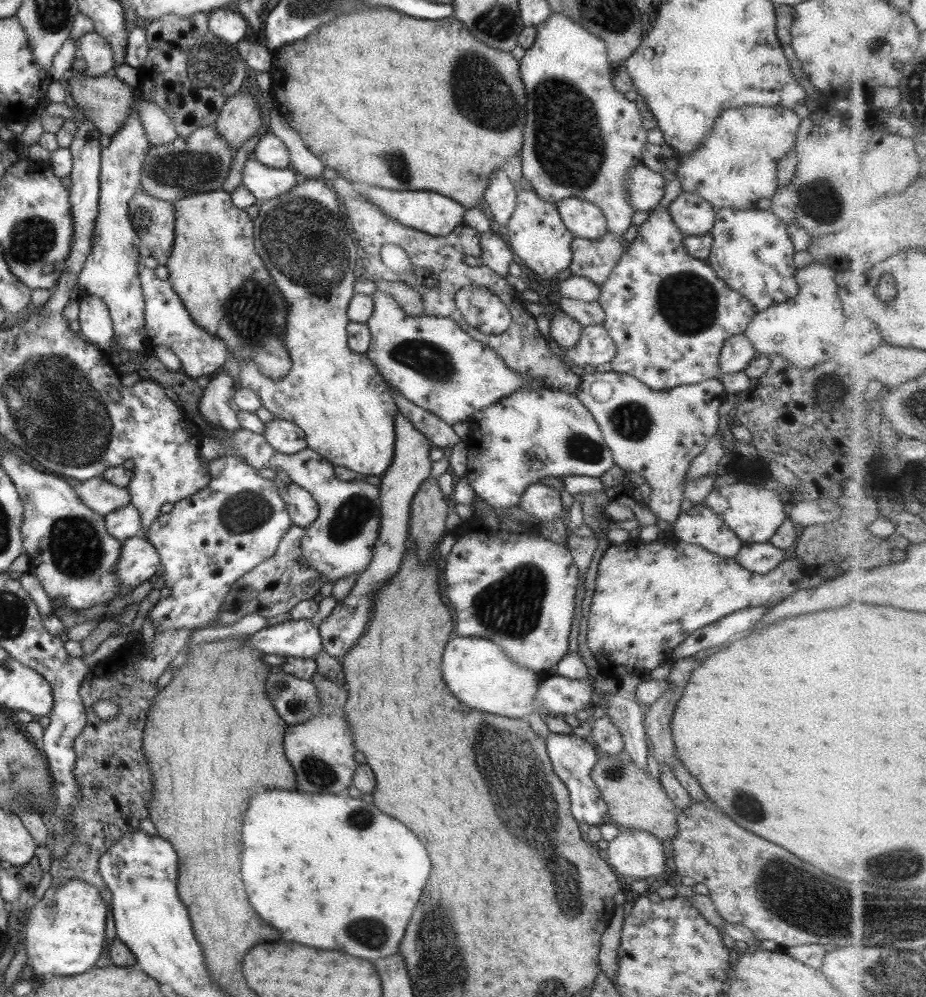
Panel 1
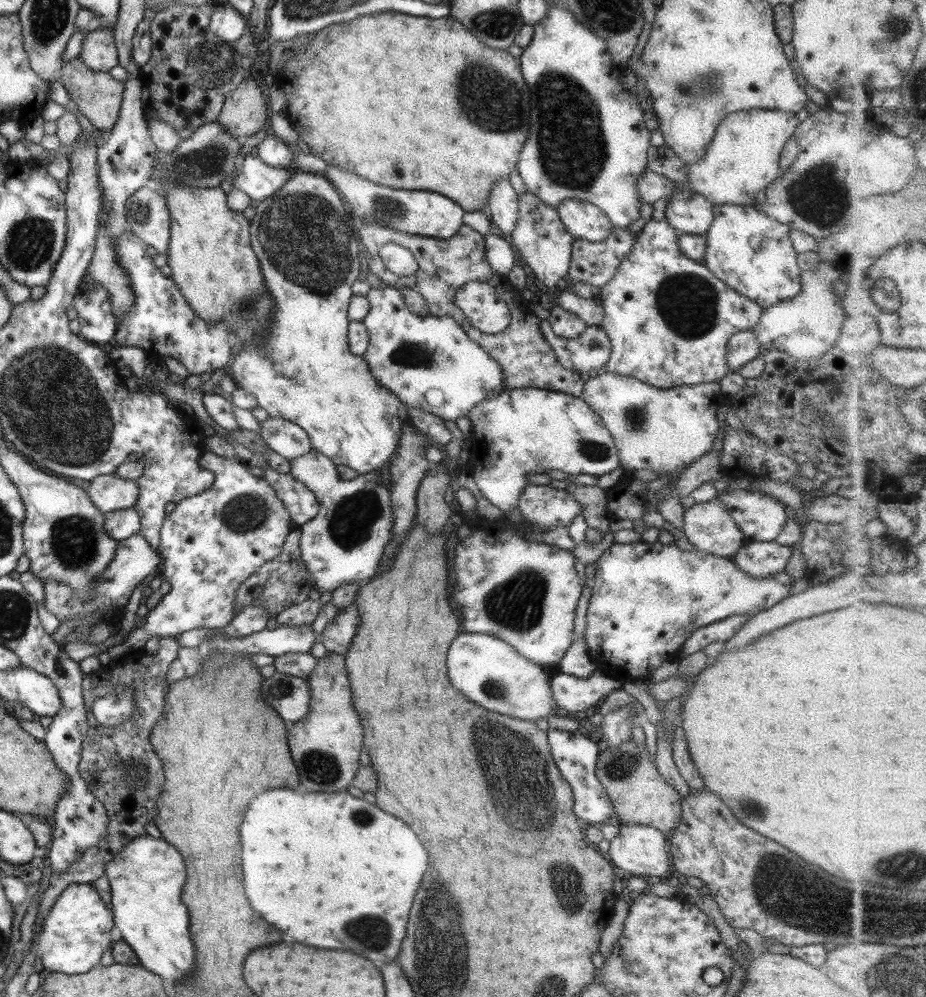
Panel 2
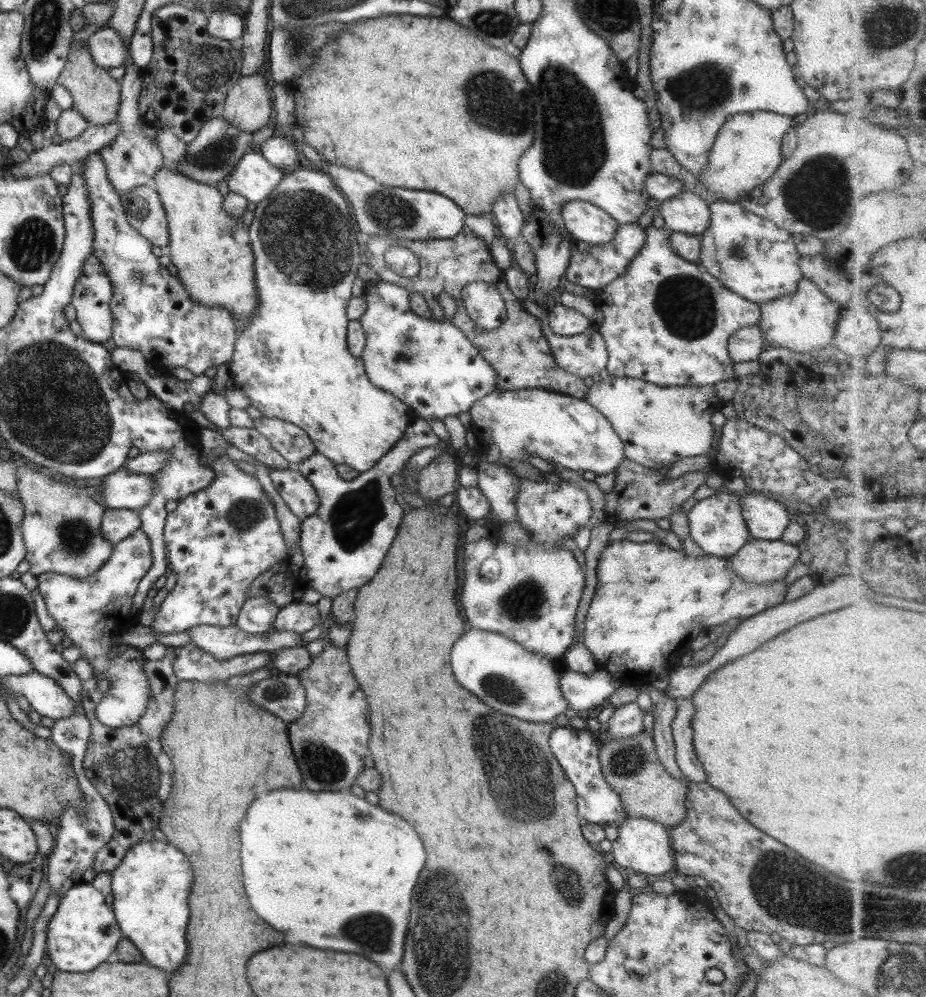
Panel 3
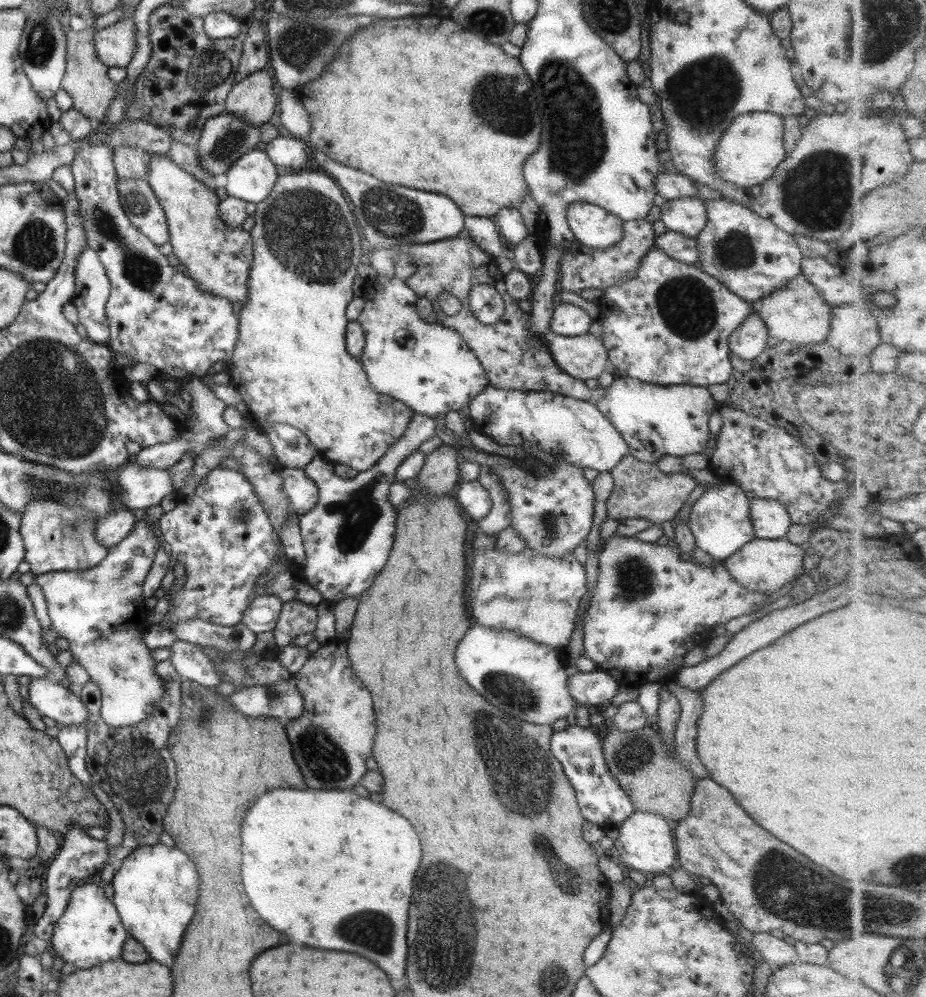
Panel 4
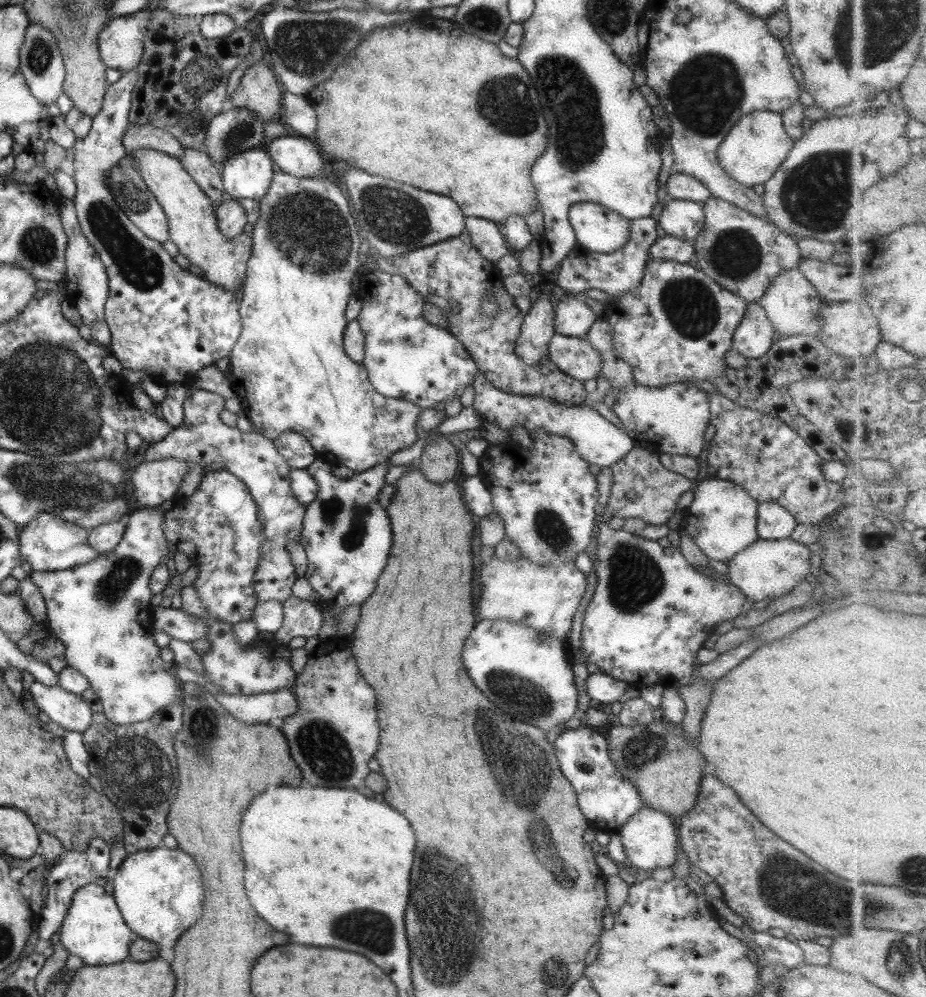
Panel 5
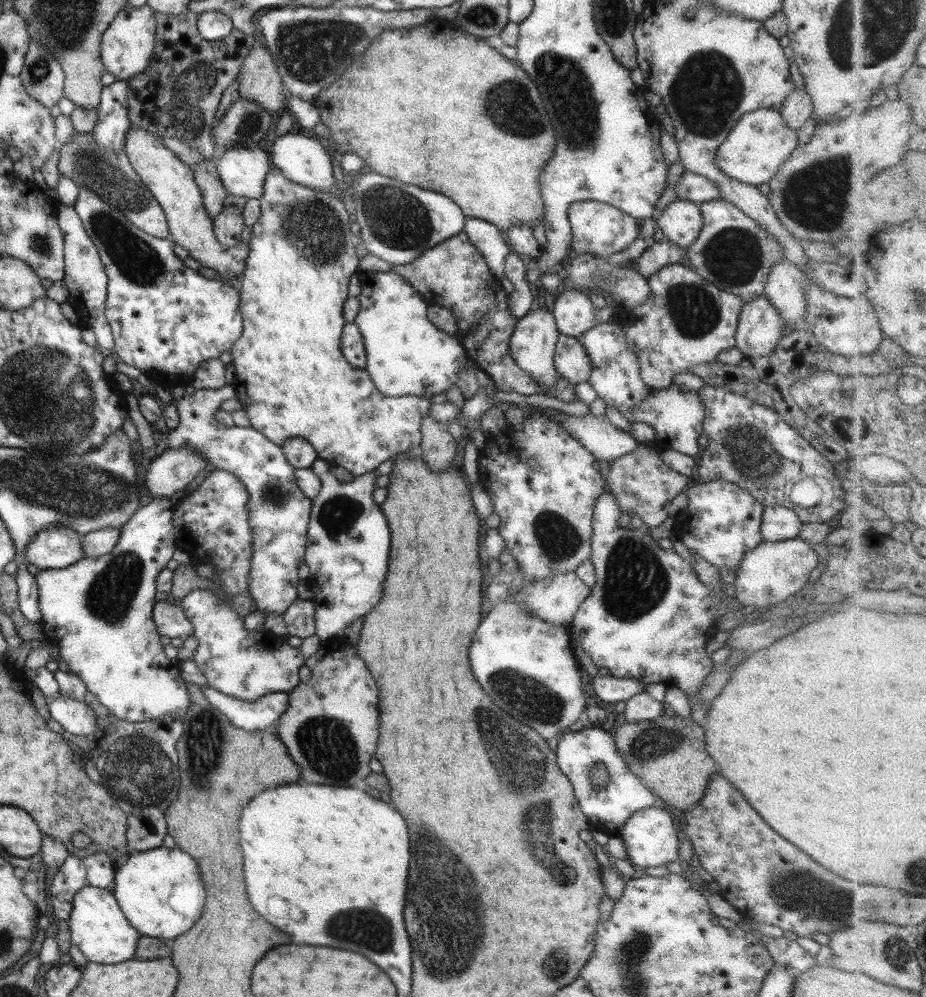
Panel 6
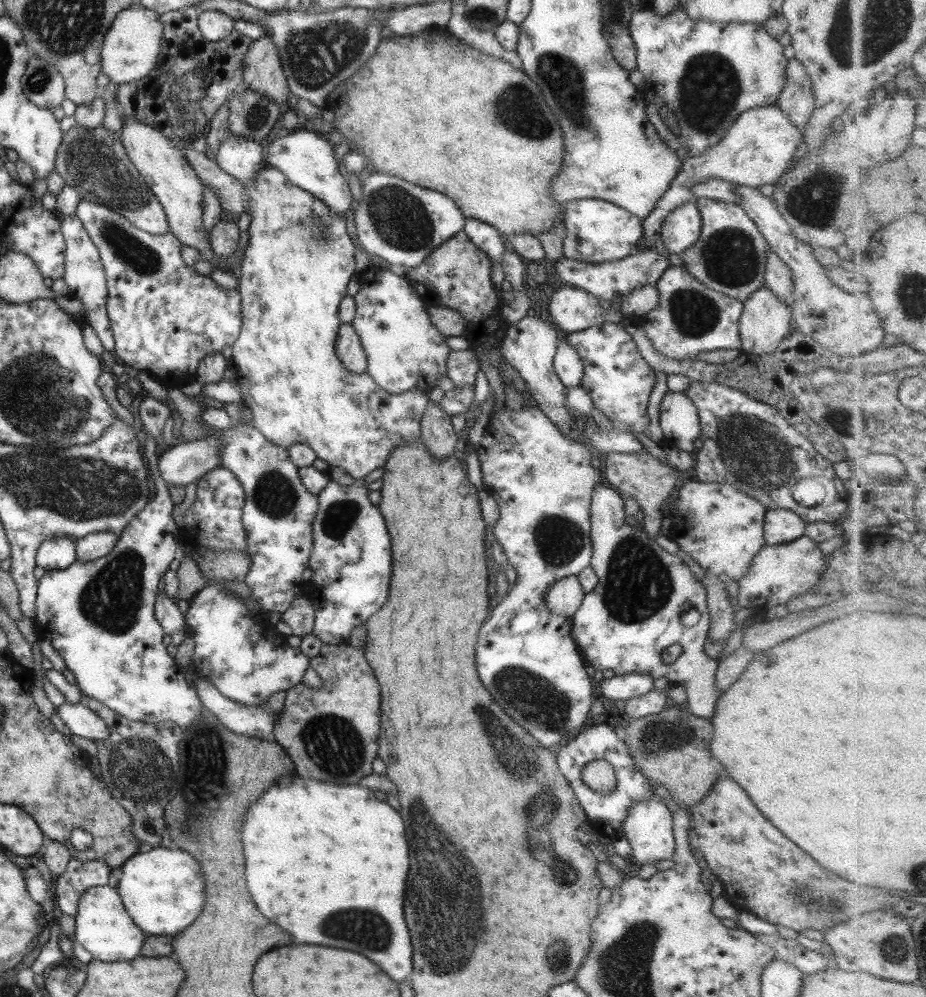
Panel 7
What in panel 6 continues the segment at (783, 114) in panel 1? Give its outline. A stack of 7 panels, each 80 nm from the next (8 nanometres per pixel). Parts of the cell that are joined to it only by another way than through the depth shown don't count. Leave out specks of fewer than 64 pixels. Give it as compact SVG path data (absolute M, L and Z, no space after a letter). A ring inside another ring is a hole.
M758 108L742 114L725 141L717 148L713 163L725 176L741 184L759 187L769 182L797 147L796 132L785 126L779 111Z

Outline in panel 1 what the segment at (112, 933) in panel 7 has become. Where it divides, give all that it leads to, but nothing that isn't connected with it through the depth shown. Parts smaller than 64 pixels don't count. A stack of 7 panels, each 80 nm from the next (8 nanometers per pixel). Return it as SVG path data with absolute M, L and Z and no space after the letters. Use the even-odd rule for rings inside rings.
M69 879L61 886L50 886L44 896L31 906L26 917L26 965L37 980L45 977L71 977L94 966L102 952L105 938L106 903L94 886L81 879Z

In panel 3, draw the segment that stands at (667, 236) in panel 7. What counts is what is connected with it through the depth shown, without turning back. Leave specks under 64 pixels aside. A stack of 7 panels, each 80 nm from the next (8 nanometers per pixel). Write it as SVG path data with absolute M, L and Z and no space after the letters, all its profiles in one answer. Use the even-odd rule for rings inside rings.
M682 190L657 207L669 232L699 236L709 224L708 202L690 191Z

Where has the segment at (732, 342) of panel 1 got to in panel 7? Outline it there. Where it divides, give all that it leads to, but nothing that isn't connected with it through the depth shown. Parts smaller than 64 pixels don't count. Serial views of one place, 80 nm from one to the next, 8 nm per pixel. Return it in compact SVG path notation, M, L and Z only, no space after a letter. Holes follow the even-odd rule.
M764 284L756 288L743 302L739 317L739 338L741 353L772 353L779 342L792 331L792 314L790 308L780 301Z

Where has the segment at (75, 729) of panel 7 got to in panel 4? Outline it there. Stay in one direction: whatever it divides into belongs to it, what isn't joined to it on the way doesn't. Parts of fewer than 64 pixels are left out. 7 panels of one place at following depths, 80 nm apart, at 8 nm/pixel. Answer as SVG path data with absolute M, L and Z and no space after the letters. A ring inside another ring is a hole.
M51 677L31 678L28 685L28 701L41 716L51 718L60 728L82 724L87 709L76 691L63 686Z

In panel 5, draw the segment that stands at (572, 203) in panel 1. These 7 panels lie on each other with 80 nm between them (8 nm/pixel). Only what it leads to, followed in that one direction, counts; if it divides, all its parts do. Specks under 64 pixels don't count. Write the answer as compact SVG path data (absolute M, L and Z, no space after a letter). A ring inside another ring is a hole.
M595 203L572 204L568 208L568 223L576 236L576 244L584 250L610 253L629 240L629 221Z

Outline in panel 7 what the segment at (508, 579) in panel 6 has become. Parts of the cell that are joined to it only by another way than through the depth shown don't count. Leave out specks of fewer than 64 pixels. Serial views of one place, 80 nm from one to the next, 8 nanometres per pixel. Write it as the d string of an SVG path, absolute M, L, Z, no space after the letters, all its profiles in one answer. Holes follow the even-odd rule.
M571 575L551 582L541 600L551 614L569 619L578 610L583 598L583 589L576 575Z

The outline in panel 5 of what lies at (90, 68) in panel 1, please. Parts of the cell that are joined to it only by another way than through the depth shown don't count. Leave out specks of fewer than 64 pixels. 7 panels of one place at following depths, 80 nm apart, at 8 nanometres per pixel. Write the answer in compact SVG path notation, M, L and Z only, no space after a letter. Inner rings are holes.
M151 7L111 19L99 31L97 46L102 63L121 74L140 63L143 37L149 24Z

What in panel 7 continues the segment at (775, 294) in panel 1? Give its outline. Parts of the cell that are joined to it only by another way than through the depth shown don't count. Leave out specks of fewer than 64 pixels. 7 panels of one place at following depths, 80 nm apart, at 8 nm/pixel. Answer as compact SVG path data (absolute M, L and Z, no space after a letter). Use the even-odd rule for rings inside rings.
M699 198L695 203L702 222L700 235L689 248L680 252L681 268L703 286L743 302L764 284L768 244L739 205L709 198Z

